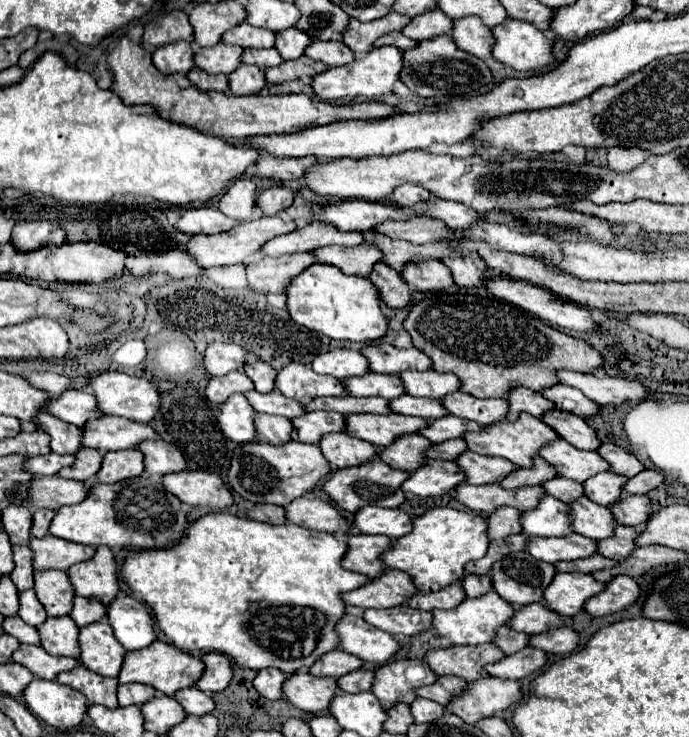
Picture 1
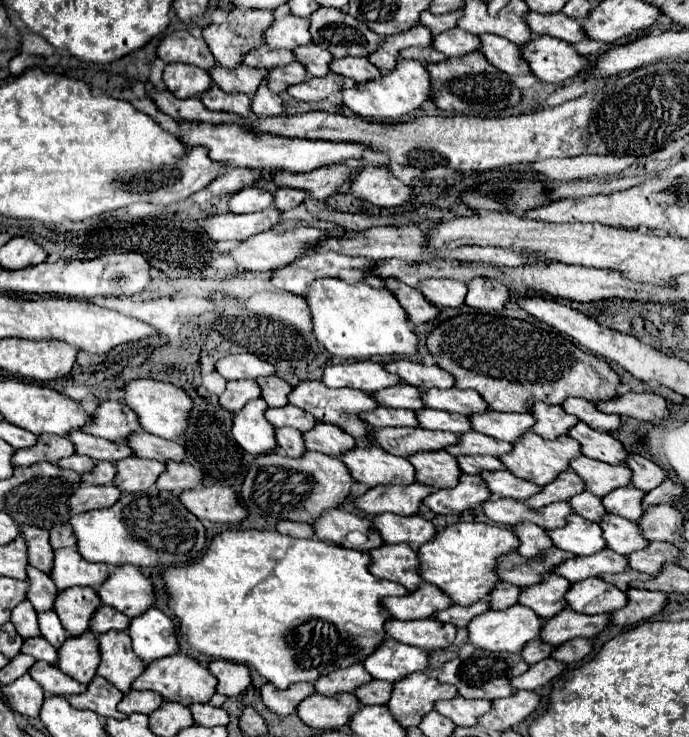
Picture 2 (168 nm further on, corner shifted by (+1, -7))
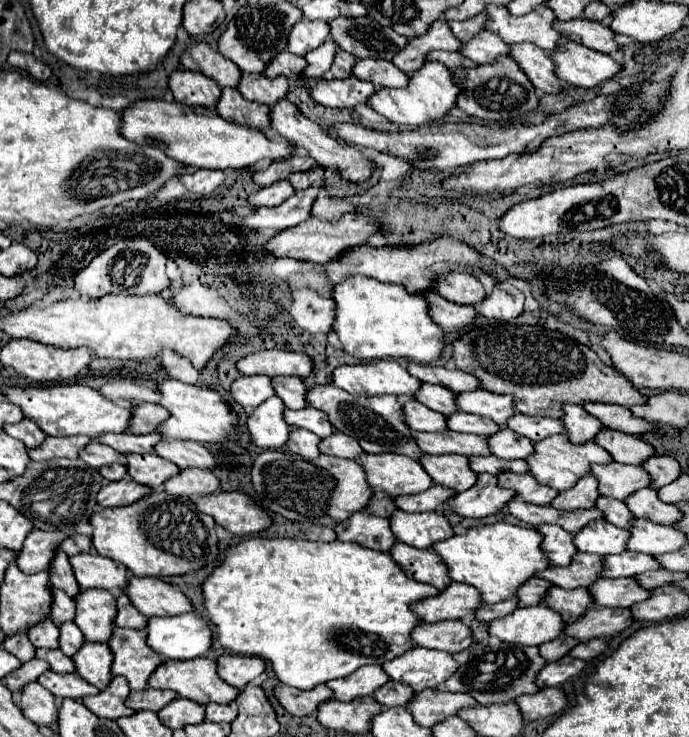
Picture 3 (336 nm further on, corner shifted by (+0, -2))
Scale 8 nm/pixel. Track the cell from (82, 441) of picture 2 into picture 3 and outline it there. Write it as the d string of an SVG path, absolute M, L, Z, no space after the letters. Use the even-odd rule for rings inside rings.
M149 433L149 435L105 435L103 439L97 439L97 441L103 441L107 443L109 447L113 447L115 451L127 455L127 453L153 453L155 451L155 445L163 439L161 433Z

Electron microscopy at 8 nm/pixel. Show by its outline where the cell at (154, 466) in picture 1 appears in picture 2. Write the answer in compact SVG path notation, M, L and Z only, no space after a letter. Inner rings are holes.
M166 462L166 470L162 472L162 476L158 476L158 490L168 490L174 494L180 494L184 490L190 490L194 486L198 486L202 480L202 474L198 472L198 468L194 468L192 464L186 462Z

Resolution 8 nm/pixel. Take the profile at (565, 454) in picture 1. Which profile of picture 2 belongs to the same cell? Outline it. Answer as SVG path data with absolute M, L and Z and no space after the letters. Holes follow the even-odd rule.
M576 456L570 460L570 470L574 470L586 484L586 490L602 498L606 492L612 492L614 488L628 486L630 484L630 468L626 464L606 464L600 460L592 460L586 456Z

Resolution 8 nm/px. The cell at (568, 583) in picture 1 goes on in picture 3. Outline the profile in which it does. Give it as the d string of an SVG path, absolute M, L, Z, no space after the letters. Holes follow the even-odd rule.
M599 579L595 587L589 587L595 595L597 607L631 607L651 597L649 589L643 589L637 579Z

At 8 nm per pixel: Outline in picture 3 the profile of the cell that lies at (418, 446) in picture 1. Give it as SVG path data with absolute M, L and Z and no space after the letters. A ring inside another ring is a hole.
M425 455L421 465L433 483L455 489L457 493L471 489L477 481L477 473L471 471L469 459L463 455Z

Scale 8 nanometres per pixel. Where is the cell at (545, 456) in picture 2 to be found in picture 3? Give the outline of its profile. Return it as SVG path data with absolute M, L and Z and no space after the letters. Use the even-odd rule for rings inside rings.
M565 433L551 435L551 439L543 439L543 441L535 443L535 447L539 447L539 455L535 455L535 459L527 459L529 473L541 485L549 485L549 487L553 487L557 491L571 489L581 477L585 477L585 475L591 473L591 465L593 463L605 465L605 463L613 461L613 457L603 447L599 447L595 441L585 443L583 447L579 447L579 445L573 445Z

